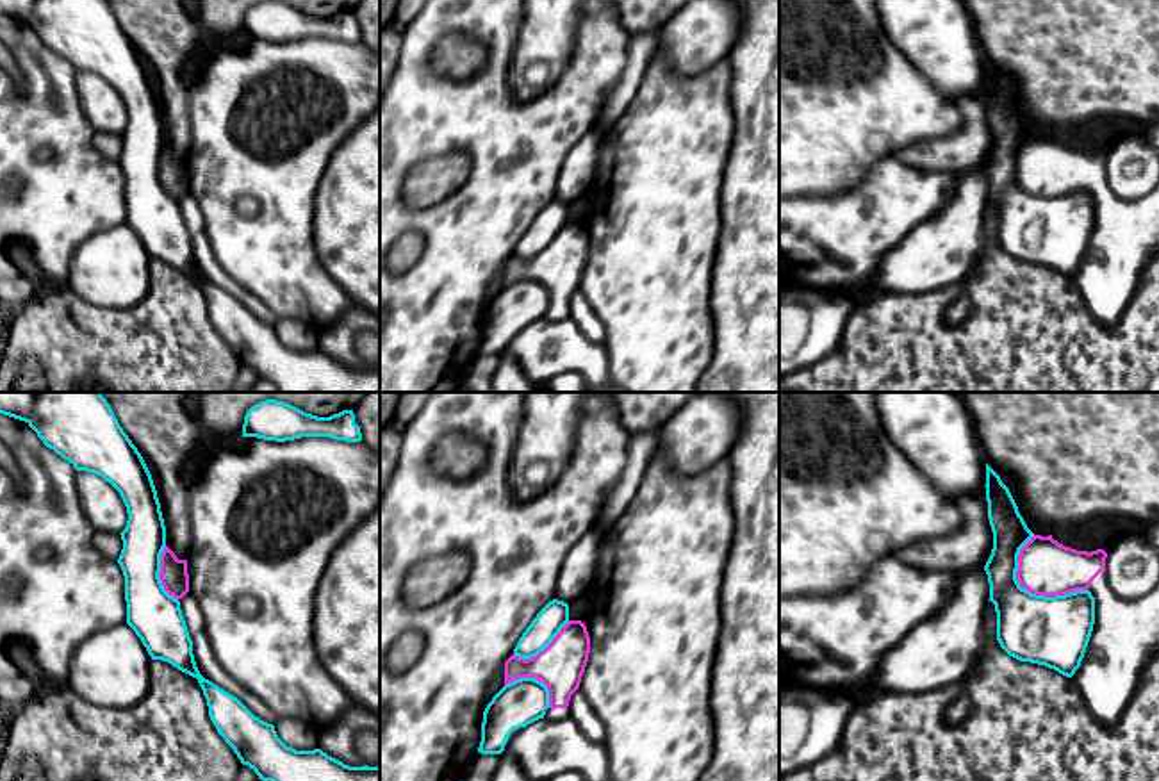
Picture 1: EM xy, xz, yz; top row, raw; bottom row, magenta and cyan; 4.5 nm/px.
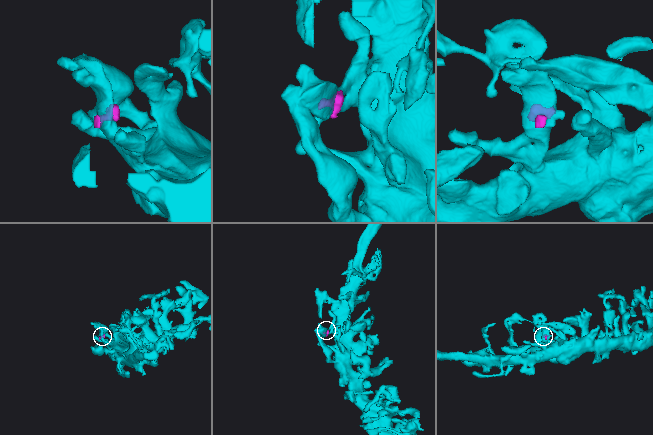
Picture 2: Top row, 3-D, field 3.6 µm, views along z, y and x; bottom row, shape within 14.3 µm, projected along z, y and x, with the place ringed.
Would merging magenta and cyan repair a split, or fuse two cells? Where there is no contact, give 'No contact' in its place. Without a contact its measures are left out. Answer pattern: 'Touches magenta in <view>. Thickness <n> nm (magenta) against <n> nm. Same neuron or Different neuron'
Touches magenta in yz. Thickness 260 nm (magenta) against 320 nm. Different neuron

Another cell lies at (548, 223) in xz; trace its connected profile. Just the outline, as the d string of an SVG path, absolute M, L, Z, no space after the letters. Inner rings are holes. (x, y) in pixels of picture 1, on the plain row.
M558 200L549 201L519 239L514 255L533 259L544 251L560 230L569 223L569 205Z

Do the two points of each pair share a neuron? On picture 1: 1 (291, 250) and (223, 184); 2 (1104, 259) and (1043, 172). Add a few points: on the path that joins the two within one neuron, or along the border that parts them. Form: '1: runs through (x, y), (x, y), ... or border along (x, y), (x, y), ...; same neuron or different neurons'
1: runs through (270, 250), (223, 205); same neuron
2: runs through (1106, 229), (1102, 195), (1074, 172); same neuron

